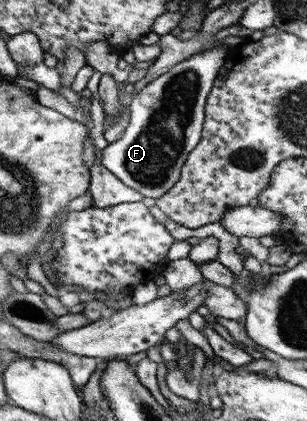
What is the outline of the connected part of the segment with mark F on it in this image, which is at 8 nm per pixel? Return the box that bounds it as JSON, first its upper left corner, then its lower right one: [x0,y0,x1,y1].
[101,44,230,200]

